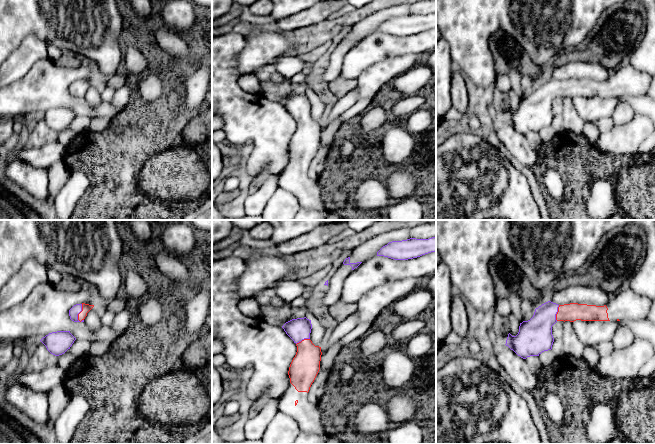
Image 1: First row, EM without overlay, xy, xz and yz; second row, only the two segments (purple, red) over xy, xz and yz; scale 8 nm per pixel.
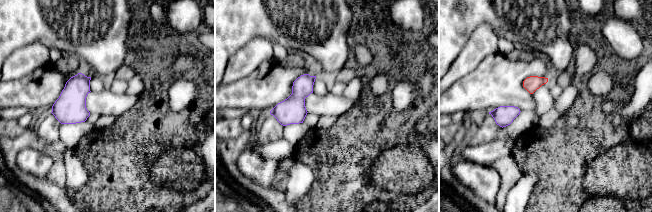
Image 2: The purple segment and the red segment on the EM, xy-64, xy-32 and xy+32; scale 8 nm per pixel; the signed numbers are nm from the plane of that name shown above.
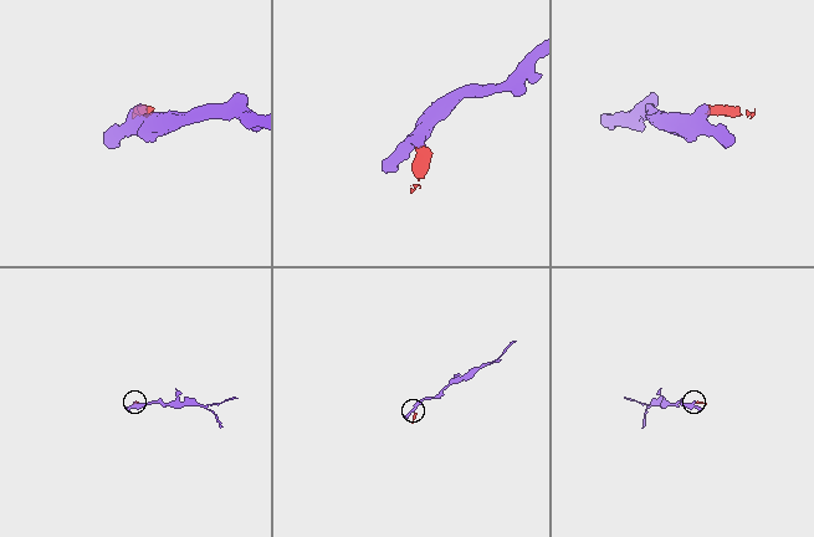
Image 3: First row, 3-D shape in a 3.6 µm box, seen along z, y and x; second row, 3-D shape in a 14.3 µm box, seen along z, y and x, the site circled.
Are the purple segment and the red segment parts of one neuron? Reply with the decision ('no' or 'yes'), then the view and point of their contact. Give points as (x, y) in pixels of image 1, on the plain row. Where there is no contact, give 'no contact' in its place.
yes; meets purple in xy at (79, 88)

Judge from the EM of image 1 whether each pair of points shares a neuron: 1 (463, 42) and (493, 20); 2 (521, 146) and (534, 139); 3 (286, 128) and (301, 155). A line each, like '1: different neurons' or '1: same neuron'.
1: same neuron
2: different neurons
3: different neurons

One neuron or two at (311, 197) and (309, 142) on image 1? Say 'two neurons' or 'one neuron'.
one neuron

